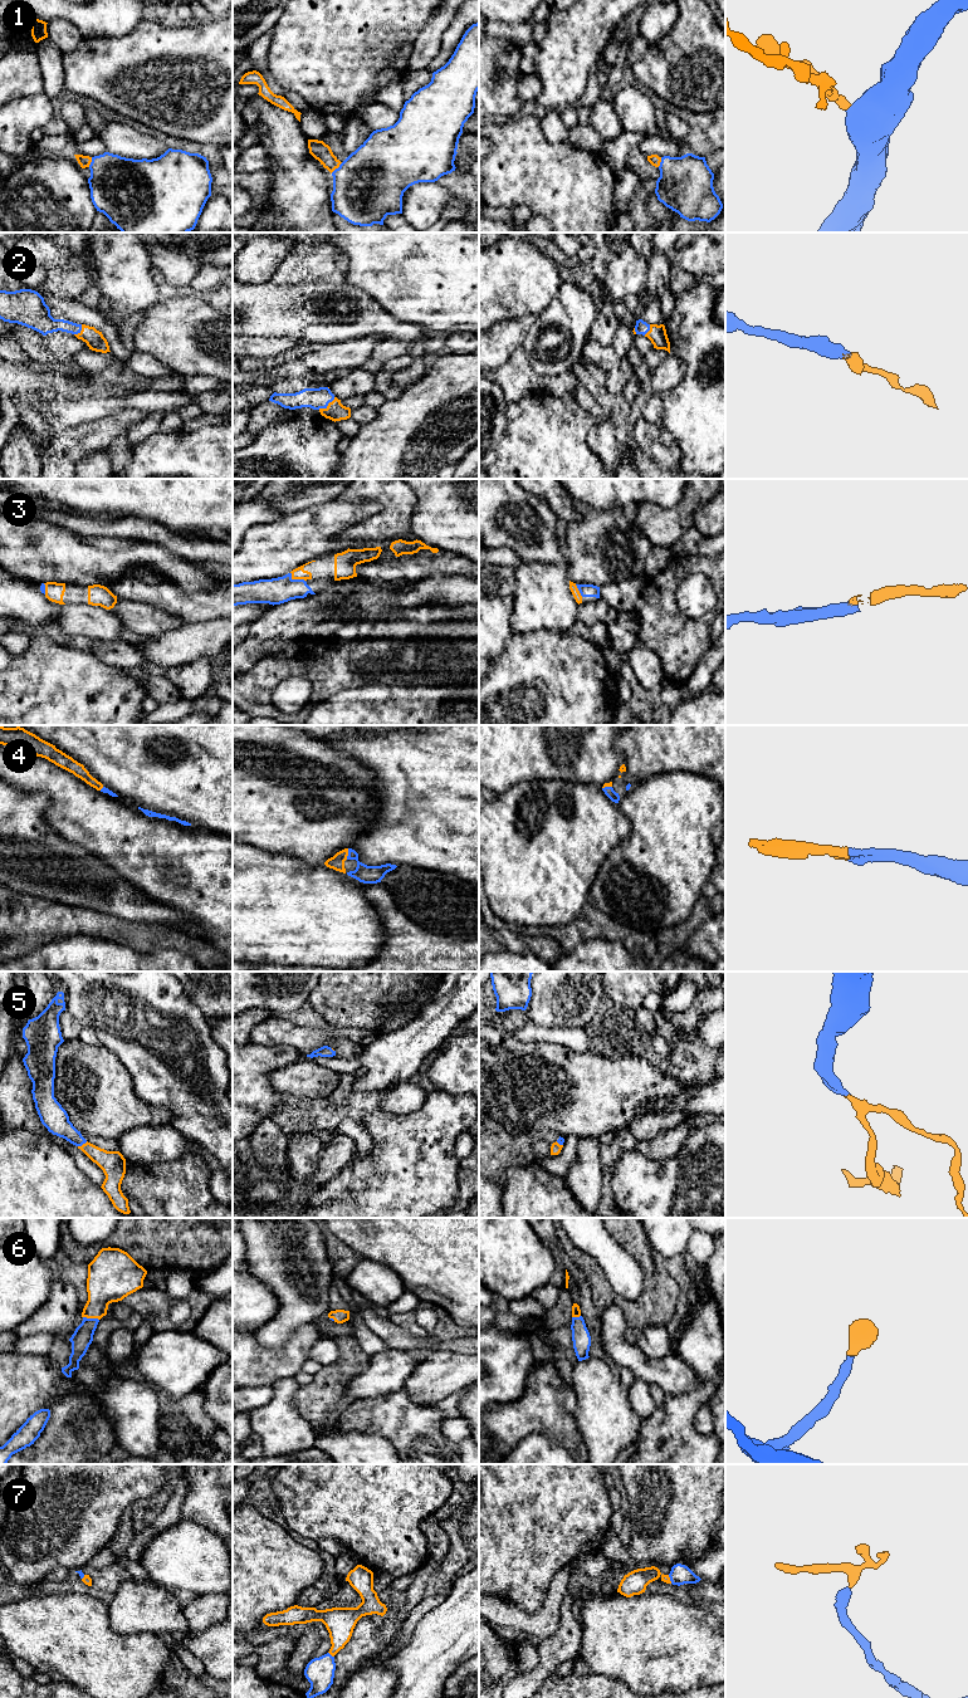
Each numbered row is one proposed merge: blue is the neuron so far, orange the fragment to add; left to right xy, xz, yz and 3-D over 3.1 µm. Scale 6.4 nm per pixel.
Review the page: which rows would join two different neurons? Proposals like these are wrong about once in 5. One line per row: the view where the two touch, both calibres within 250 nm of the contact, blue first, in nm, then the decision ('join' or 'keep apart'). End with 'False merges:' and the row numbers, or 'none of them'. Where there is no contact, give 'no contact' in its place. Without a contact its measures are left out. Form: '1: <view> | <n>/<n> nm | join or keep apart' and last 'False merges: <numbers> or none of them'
1: xz | 460/120 nm | join
2: xz | 140/120 nm | join
3: xz | 170/80 nm | join
4: xz | 120/100 nm | join
5: xy | 170/160 nm | join
6: xy | 130/260 nm | join
7: yz | 130/150 nm | join
False merges: none of them

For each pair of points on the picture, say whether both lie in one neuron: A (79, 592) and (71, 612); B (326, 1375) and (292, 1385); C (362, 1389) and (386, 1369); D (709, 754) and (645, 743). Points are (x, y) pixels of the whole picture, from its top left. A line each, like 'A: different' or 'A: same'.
A: different
B: different
C: same
D: same

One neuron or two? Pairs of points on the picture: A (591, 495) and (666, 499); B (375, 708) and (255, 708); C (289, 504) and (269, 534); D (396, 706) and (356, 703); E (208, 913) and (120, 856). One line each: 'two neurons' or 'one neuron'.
A: one neuron
B: two neurons
C: two neurons
D: one neuron
E: one neuron

